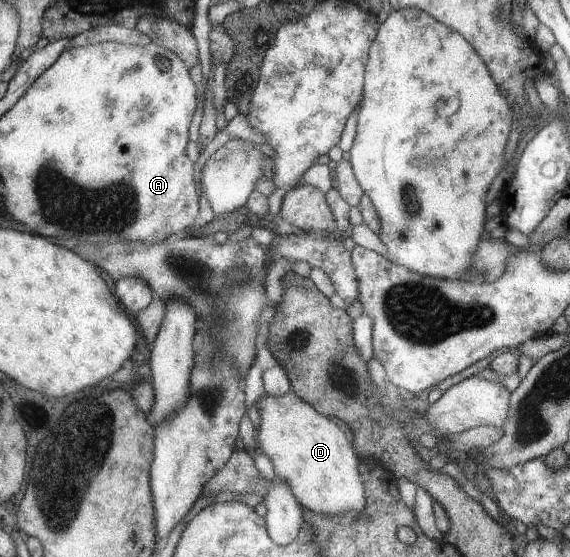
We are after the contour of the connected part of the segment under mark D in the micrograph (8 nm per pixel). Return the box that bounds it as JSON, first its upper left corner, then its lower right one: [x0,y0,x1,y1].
[254,391,365,517]

